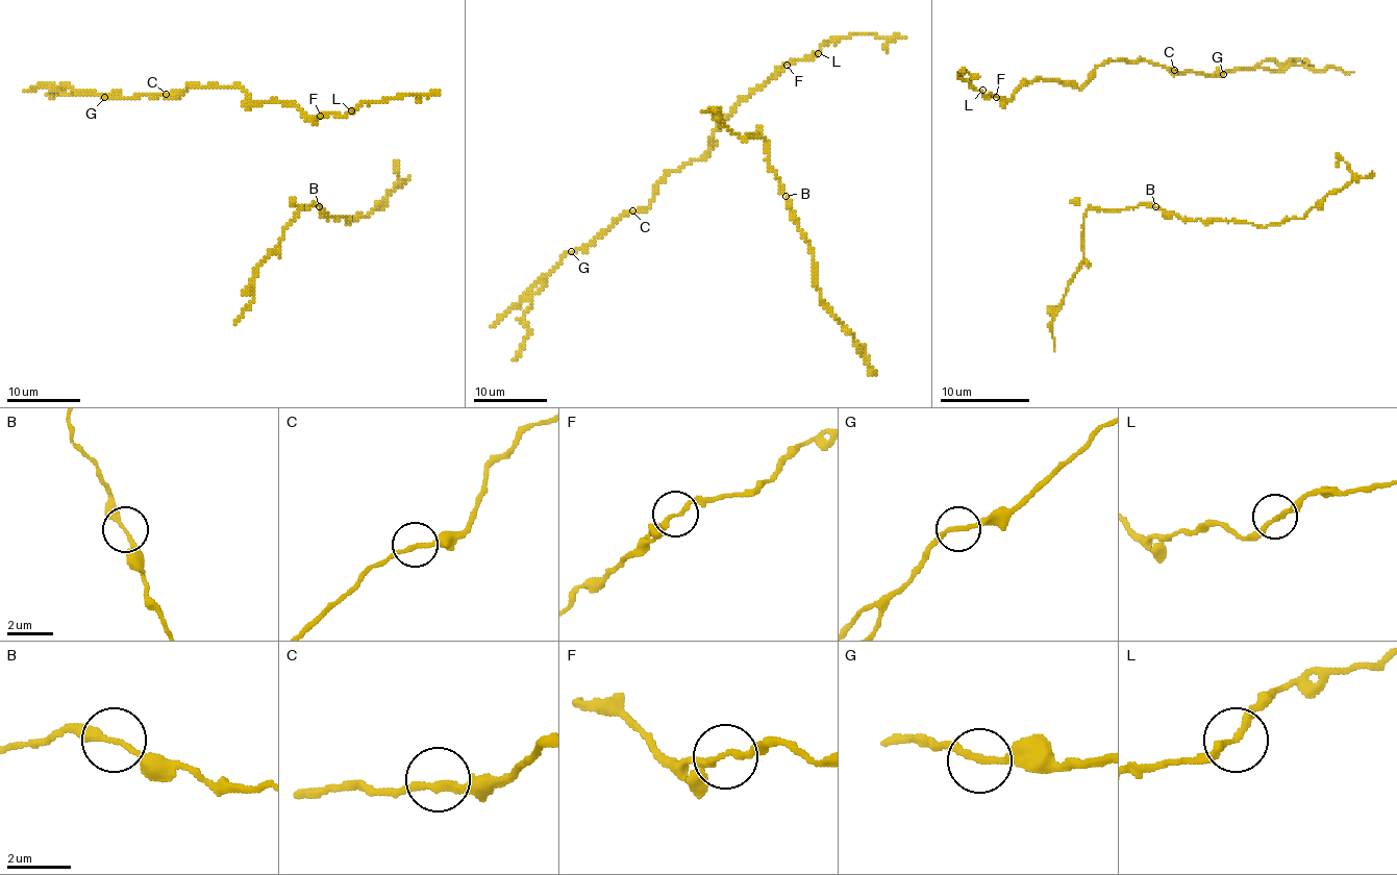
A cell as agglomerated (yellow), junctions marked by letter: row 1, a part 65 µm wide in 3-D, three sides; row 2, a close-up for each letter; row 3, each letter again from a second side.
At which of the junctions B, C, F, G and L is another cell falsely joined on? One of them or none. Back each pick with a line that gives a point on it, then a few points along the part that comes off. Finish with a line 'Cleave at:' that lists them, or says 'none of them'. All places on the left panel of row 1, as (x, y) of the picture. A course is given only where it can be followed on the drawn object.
Cleave at: none of them

